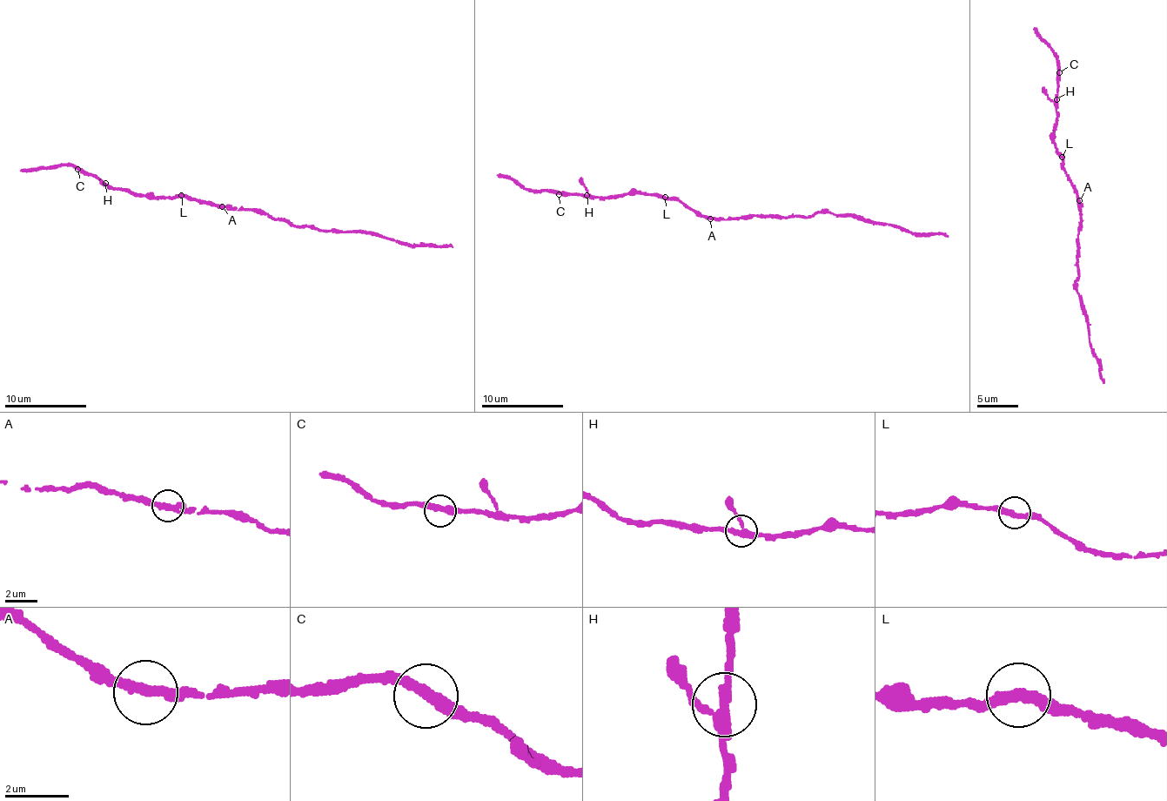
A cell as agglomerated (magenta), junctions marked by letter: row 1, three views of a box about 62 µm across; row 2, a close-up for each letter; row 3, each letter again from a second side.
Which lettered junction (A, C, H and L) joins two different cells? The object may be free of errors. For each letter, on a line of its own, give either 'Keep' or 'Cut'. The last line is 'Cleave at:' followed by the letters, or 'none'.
A: Keep
C: Keep
H: Keep
L: Keep
Cleave at: none

